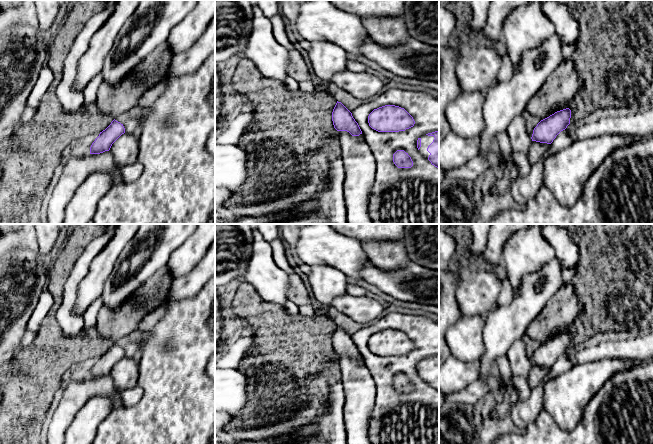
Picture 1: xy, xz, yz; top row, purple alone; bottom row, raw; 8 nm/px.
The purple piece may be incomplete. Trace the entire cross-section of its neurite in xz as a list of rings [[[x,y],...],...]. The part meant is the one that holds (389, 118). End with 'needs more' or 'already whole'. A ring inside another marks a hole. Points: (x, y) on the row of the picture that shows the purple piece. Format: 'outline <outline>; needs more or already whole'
outline [[[385,105],[369,114],[368,123],[378,132],[399,132],[413,127],[415,121],[404,108]]]; already whole

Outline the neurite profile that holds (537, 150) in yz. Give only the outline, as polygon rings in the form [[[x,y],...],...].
[[[532,141],[528,151],[528,160],[531,165],[538,163],[548,151],[551,144]]]

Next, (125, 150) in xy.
[[[124,133],[112,144],[110,151],[118,165],[133,164],[138,160],[139,140],[132,134]]]

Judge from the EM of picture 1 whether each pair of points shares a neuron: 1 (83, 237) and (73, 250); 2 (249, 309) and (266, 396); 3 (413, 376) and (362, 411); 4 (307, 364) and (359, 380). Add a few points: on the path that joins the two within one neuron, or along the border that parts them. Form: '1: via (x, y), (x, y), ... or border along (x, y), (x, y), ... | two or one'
1: via (80, 240), (74, 247) | one
2: via (266, 331), (266, 374) | one
3: border along (374, 379), (375, 404), (368, 426) | two
4: border along (339, 355), (339, 364), (337, 366) | two

